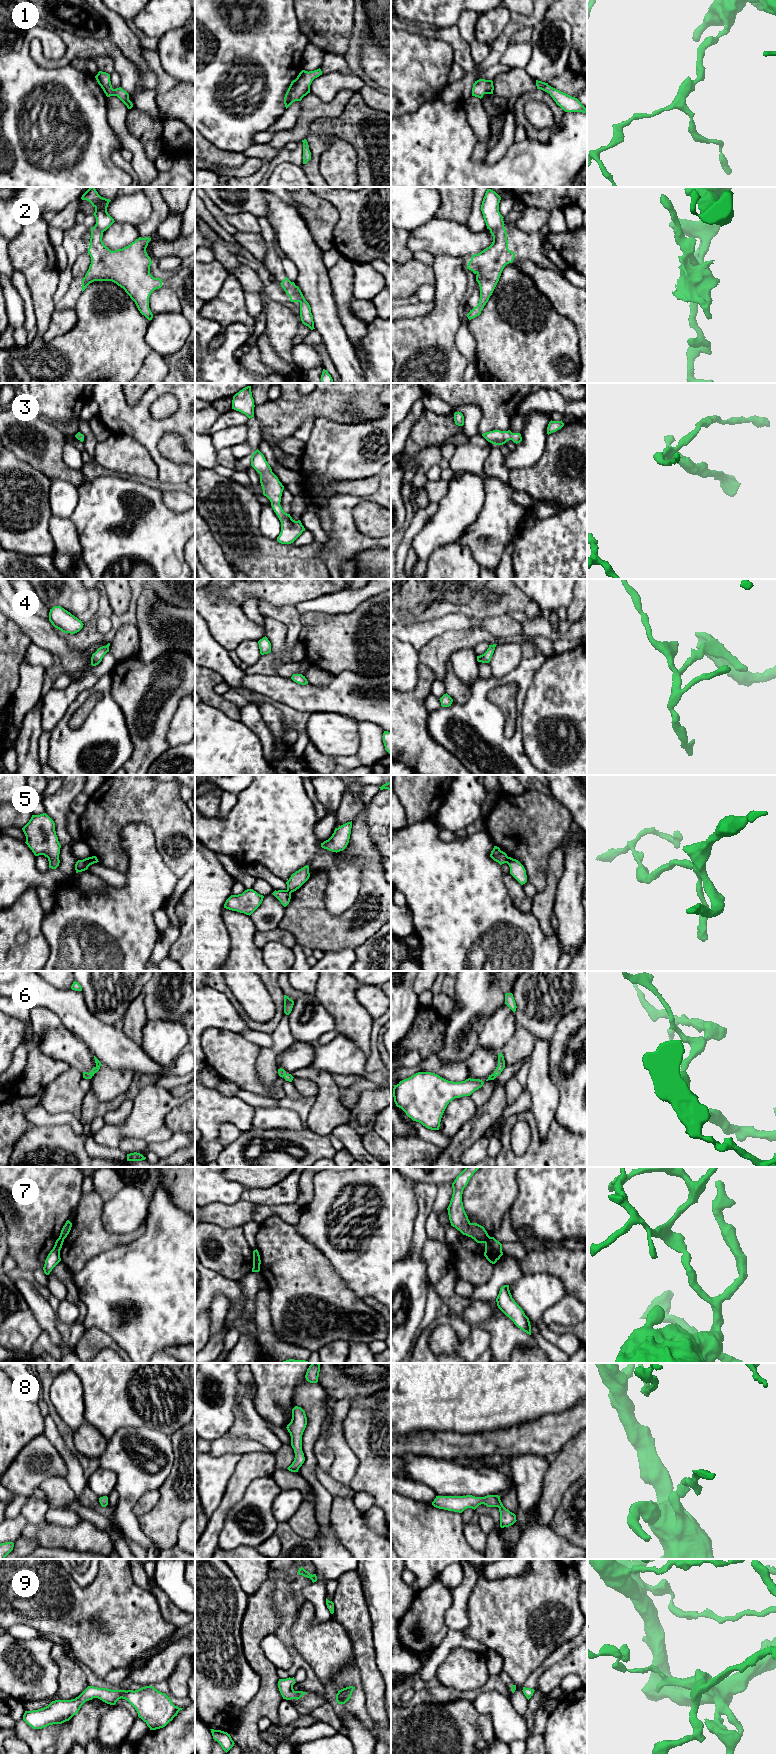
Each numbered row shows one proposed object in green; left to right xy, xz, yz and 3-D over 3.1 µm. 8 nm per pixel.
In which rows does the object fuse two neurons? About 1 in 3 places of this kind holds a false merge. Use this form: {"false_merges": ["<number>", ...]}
{"false_merges": ["2", "5", "7"]}

